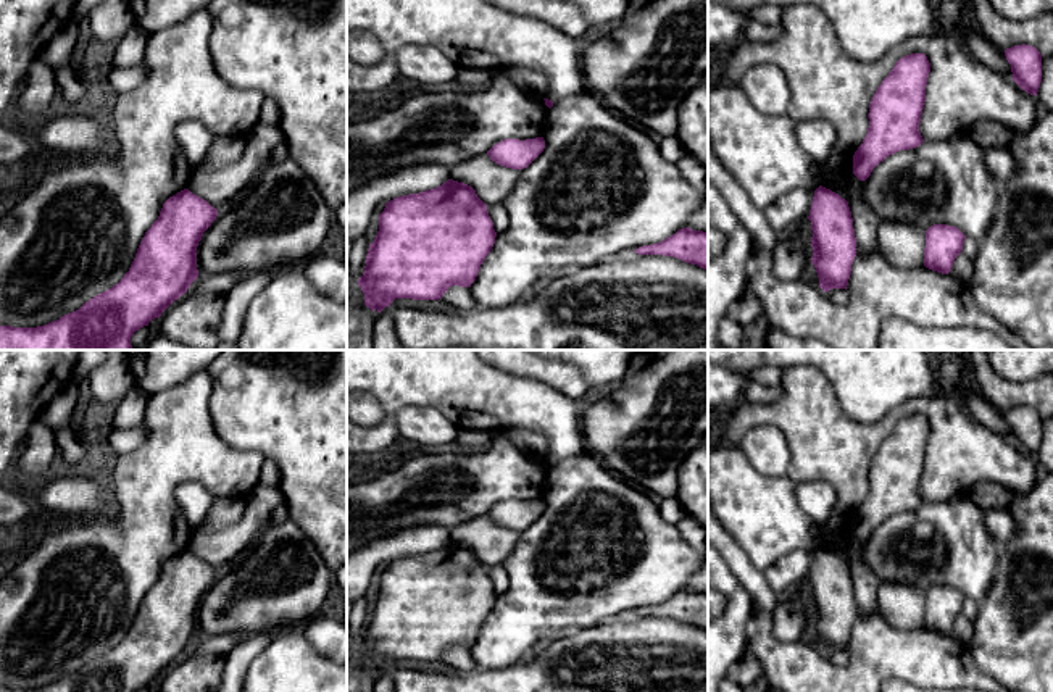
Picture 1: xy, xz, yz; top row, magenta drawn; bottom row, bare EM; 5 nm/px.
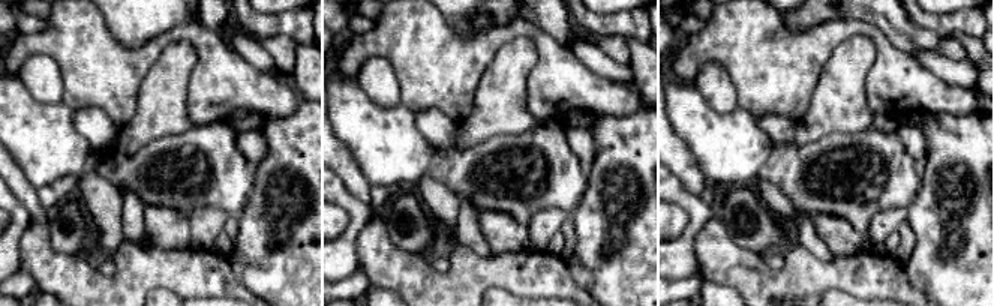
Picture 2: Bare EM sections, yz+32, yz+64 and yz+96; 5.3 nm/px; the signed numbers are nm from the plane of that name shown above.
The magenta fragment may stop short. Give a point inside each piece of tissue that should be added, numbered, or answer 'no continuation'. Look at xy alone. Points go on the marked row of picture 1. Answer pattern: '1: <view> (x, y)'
no continuation

